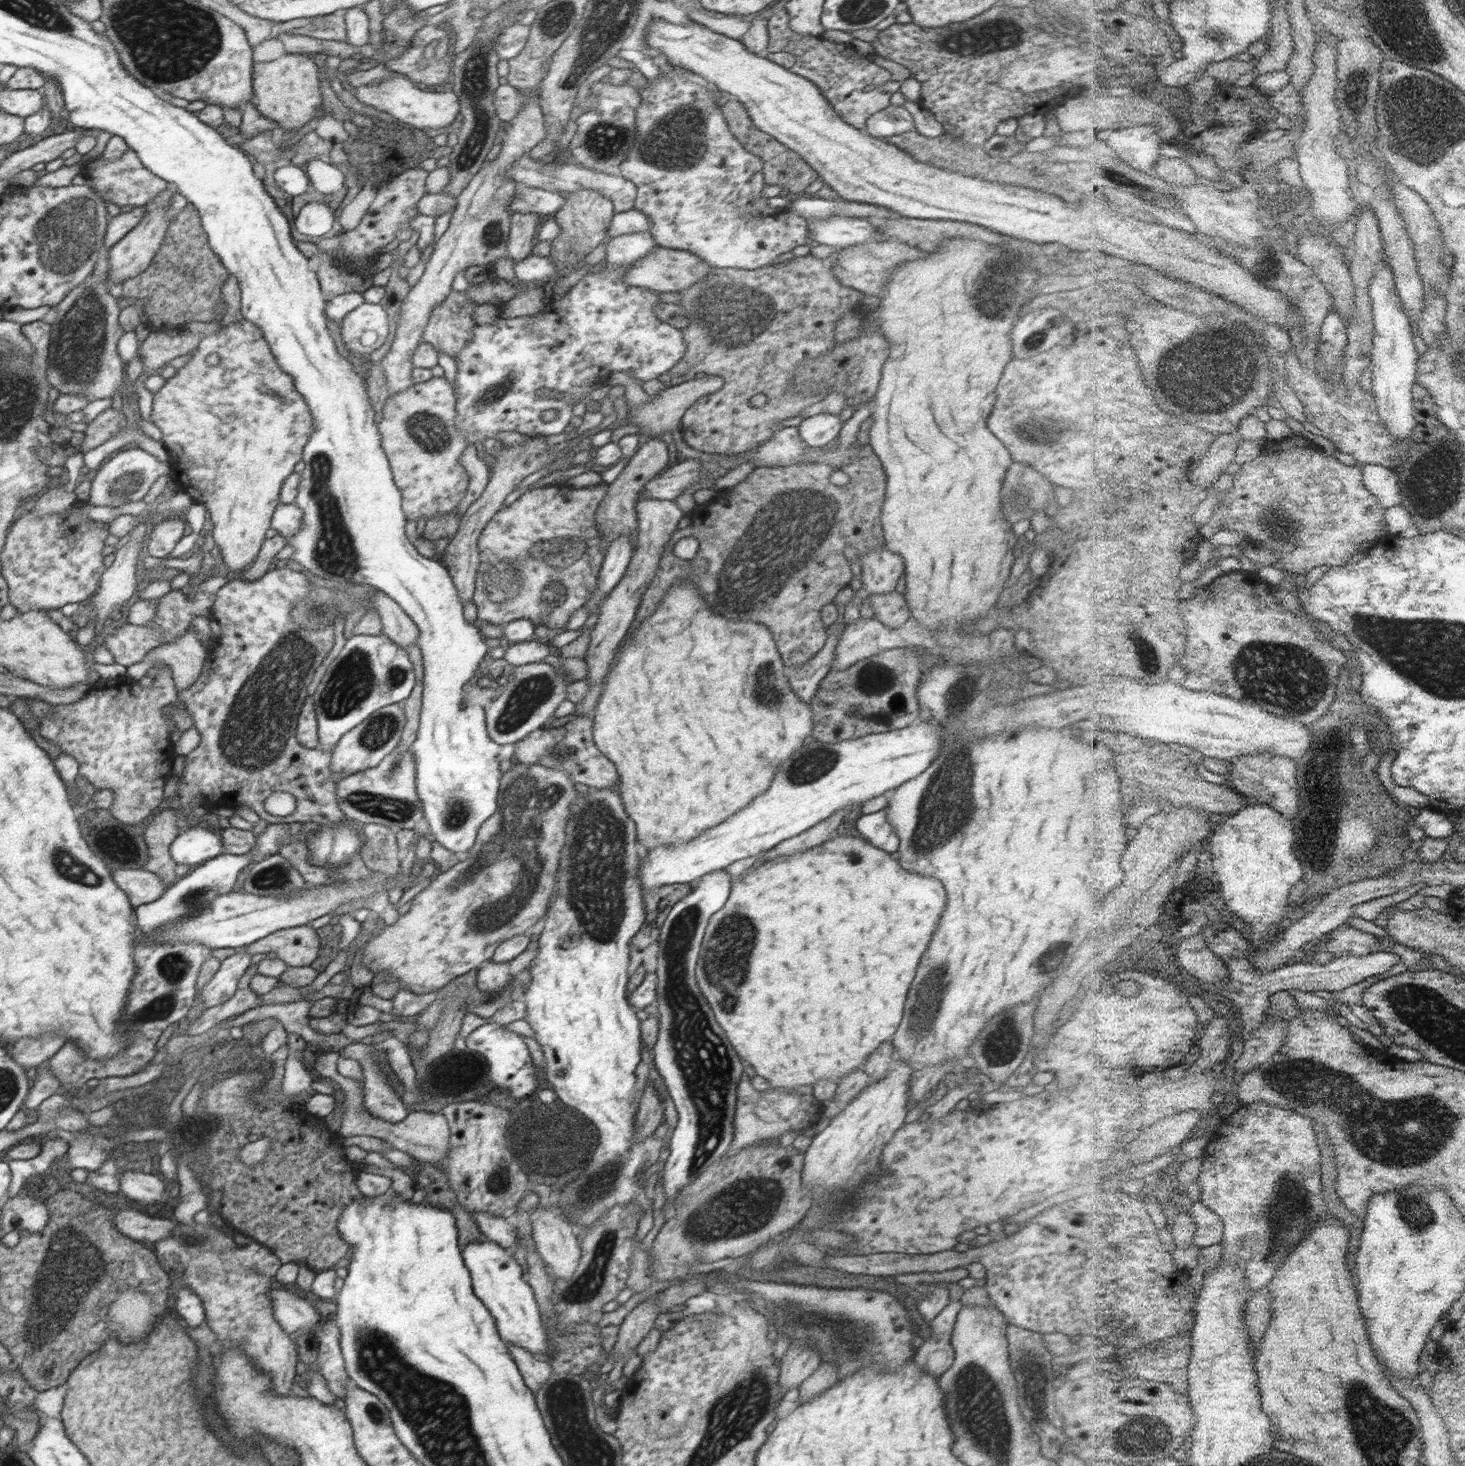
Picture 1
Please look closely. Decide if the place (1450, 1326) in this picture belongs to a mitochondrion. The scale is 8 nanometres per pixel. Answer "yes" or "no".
no

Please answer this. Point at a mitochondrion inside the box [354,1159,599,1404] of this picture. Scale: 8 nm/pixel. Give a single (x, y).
(565, 1341)

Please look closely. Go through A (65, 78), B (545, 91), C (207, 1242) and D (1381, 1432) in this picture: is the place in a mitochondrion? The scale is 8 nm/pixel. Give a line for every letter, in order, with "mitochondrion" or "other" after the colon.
A: other
B: other
C: mitochondrion
D: mitochondrion

